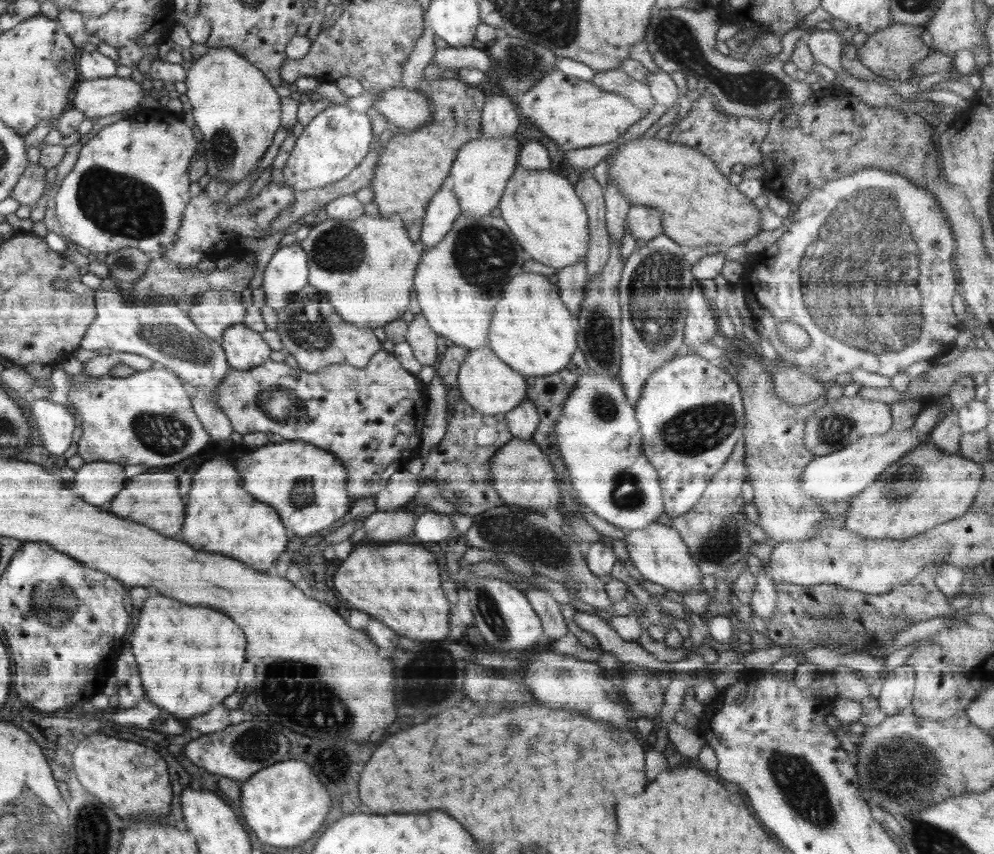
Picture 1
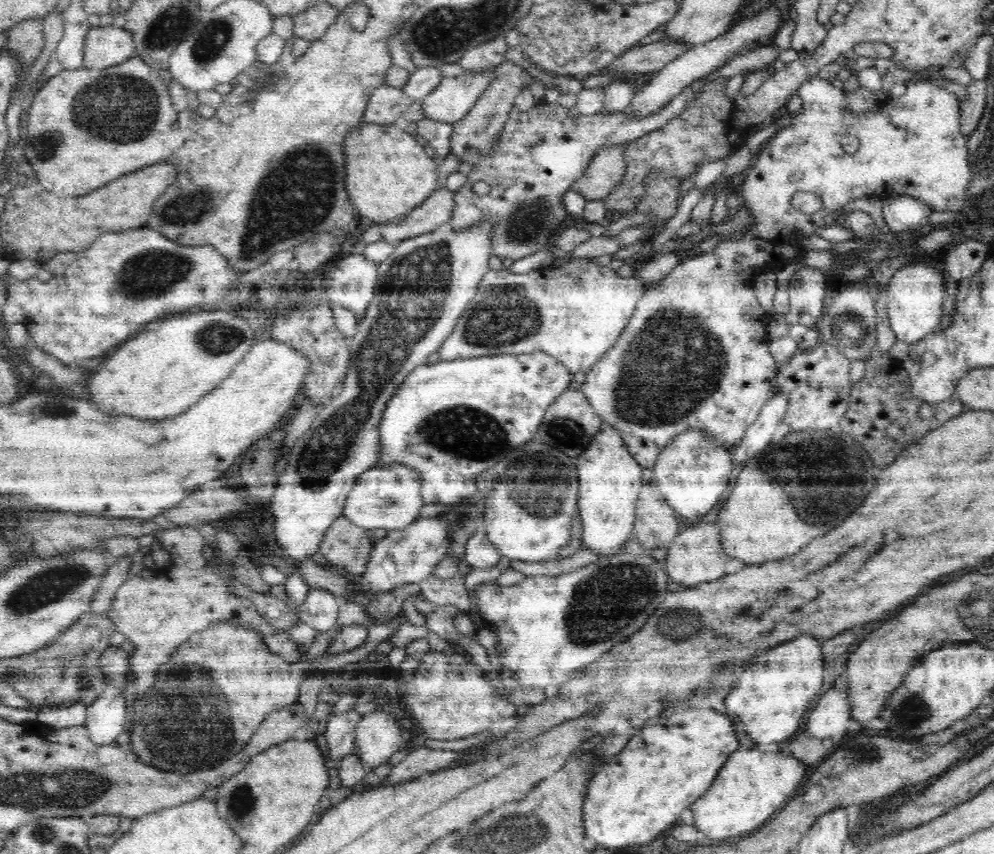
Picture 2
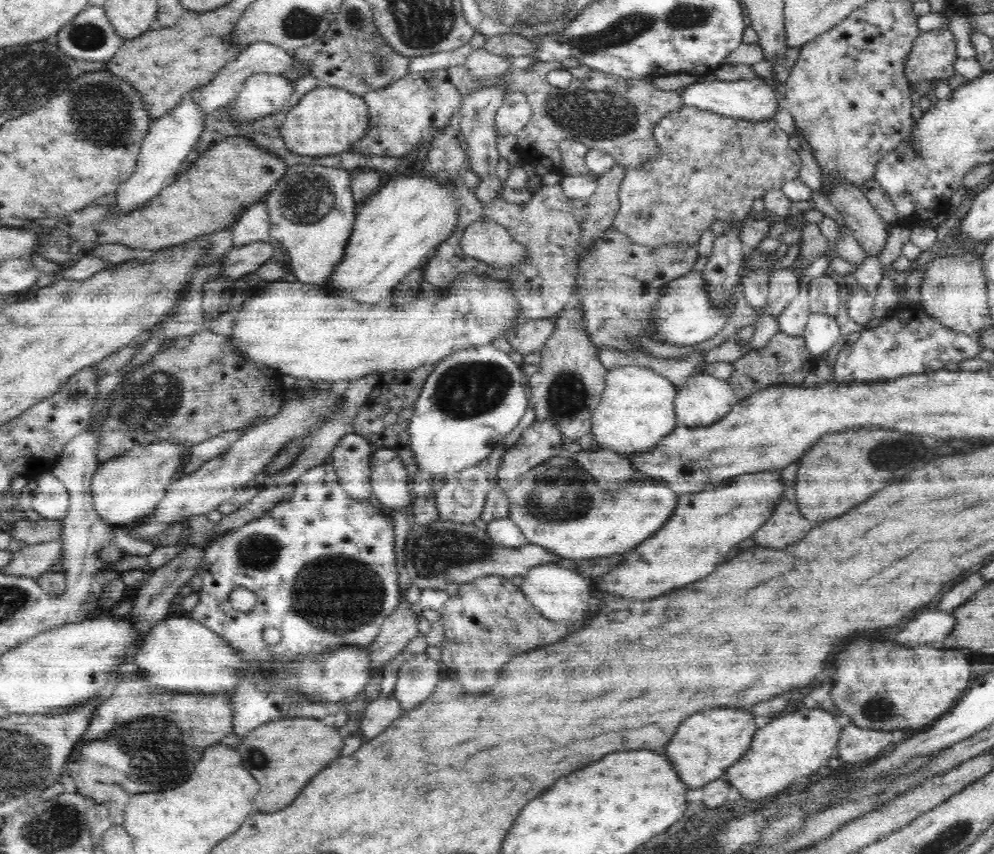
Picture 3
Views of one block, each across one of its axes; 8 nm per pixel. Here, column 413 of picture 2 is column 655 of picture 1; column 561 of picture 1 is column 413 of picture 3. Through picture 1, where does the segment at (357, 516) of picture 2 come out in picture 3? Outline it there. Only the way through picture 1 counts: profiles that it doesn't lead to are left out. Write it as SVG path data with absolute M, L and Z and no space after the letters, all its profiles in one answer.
M493 344L492 345L484 345L478 346L476 348L472 348L472 350L458 350L458 352L454 352L452 356L446 356L444 360L440 362L436 362L434 364L434 370L428 374L428 378L426 382L424 382L424 386L422 386L422 392L420 392L419 400L416 402L414 409L414 416L412 416L412 420L410 420L410 424L408 424L408 437L410 437L410 451L414 453L414 459L416 459L416 466L420 470L427 471L431 474L431 478L433 480L434 474L441 474L444 478L447 472L456 472L459 470L464 470L465 468L474 466L478 464L484 458L488 458L488 454L491 450L498 446L498 444L502 443L502 440L518 426L518 422L522 420L522 416L526 414L526 410L528 410L528 400L530 399L530 393L528 388L522 380L524 380L524 376L522 376L521 365L517 365L512 361L512 358L497 349Z

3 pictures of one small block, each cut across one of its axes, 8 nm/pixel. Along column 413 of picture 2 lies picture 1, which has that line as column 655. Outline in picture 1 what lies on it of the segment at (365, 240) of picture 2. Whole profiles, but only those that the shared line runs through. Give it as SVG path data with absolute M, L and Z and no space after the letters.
M631 205L626 215L625 229L636 239L652 240L663 234L662 216L650 206Z

